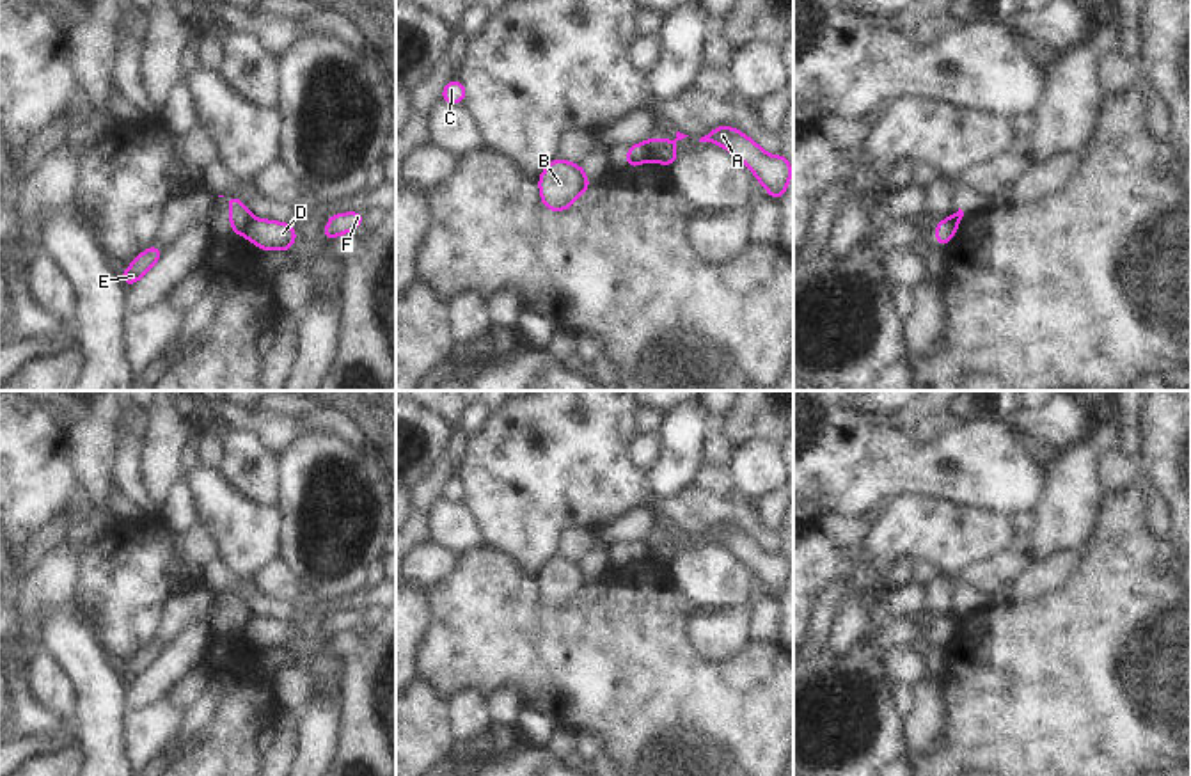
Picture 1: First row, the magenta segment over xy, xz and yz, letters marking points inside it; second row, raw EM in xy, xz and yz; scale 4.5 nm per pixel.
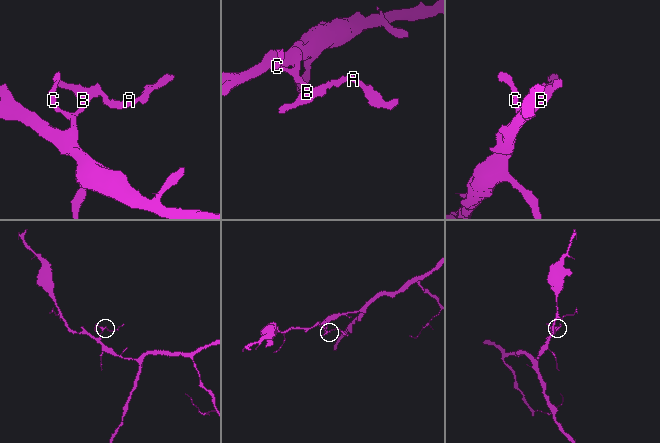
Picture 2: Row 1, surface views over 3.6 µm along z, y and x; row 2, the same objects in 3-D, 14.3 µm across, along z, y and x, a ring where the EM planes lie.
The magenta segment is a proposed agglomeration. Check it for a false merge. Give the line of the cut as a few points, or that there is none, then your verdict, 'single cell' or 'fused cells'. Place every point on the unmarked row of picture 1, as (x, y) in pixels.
cut in xz along (645, 540), (654, 556); fused cells

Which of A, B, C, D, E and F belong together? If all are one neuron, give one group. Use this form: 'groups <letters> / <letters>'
groups A D F / B C E

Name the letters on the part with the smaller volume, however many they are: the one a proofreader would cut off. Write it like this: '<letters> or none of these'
A, D, F.

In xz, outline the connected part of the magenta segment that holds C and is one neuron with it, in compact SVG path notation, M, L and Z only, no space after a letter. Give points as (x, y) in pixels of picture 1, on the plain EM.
M458 476L451 478L442 487L442 501L463 501L467 495L467 488Z

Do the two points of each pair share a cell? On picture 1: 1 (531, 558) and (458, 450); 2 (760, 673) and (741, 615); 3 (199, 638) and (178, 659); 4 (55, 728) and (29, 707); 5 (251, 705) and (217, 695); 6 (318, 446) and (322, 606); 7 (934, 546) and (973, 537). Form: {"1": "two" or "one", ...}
{"1": "two", "2": "two", "3": "one", "4": "one", "5": "two", "6": "one", "7": "one"}

